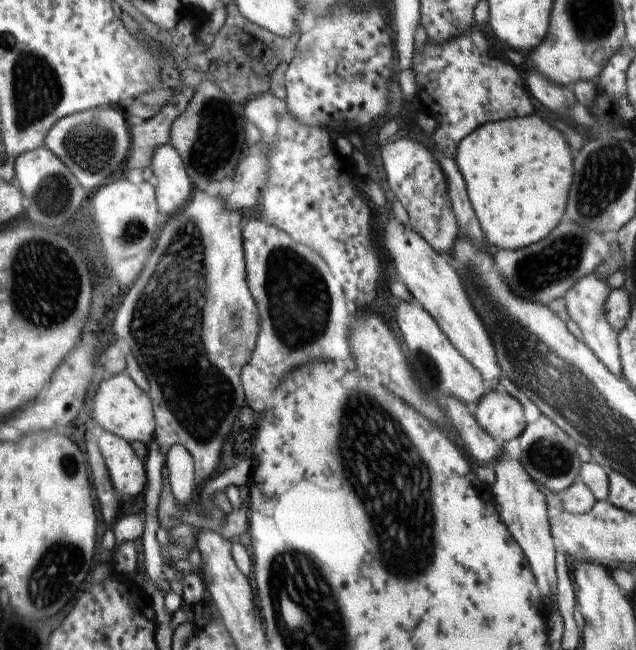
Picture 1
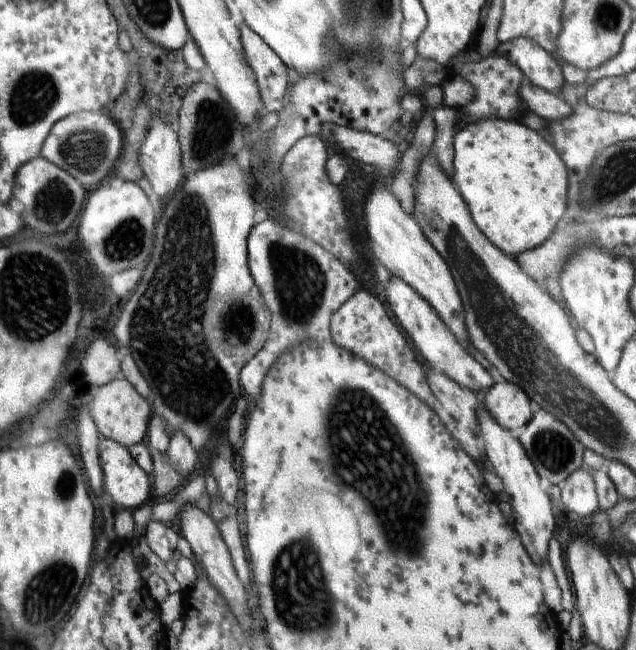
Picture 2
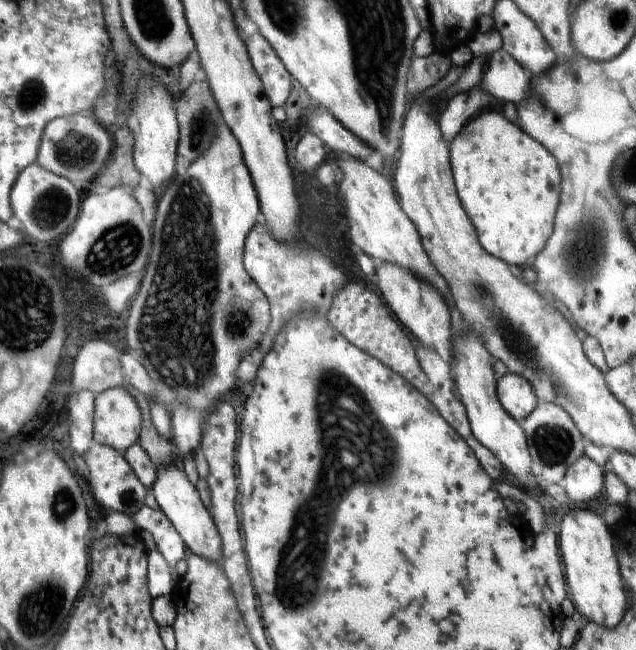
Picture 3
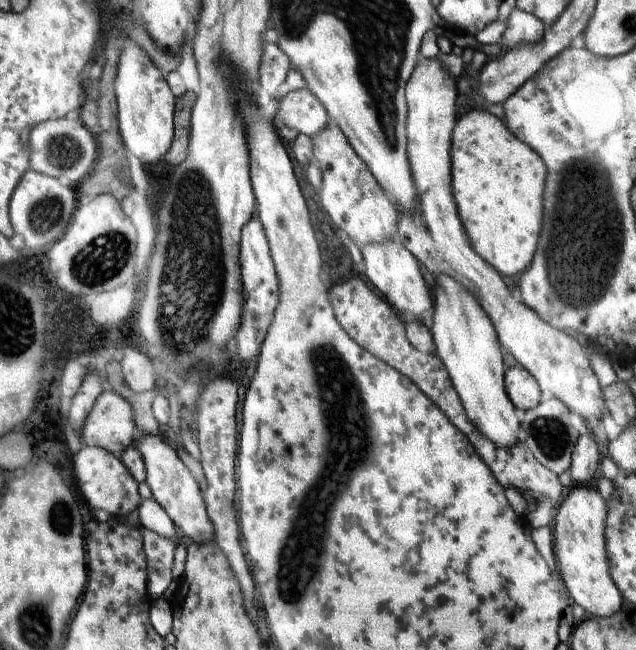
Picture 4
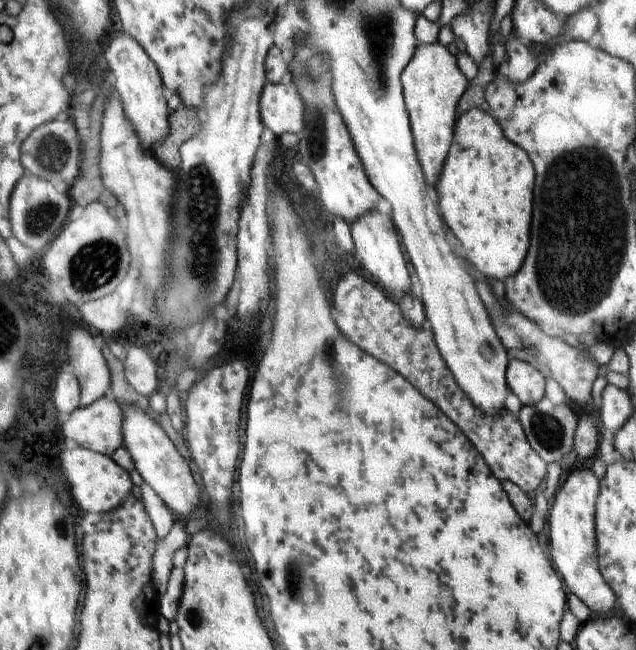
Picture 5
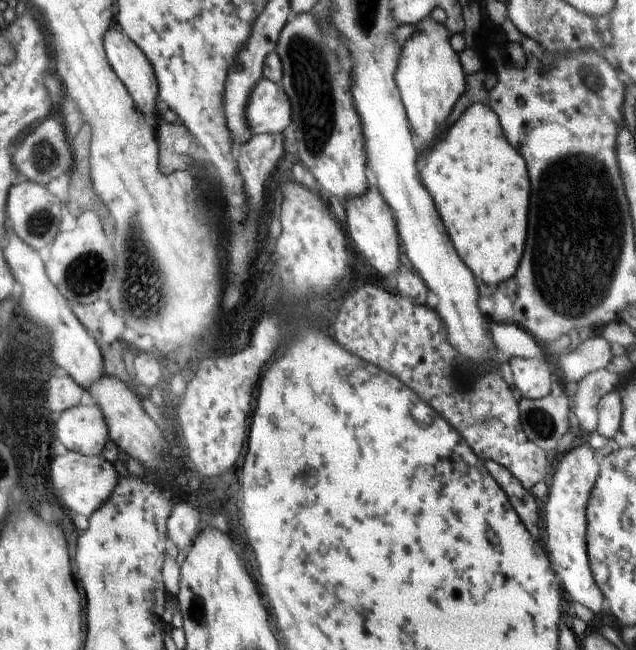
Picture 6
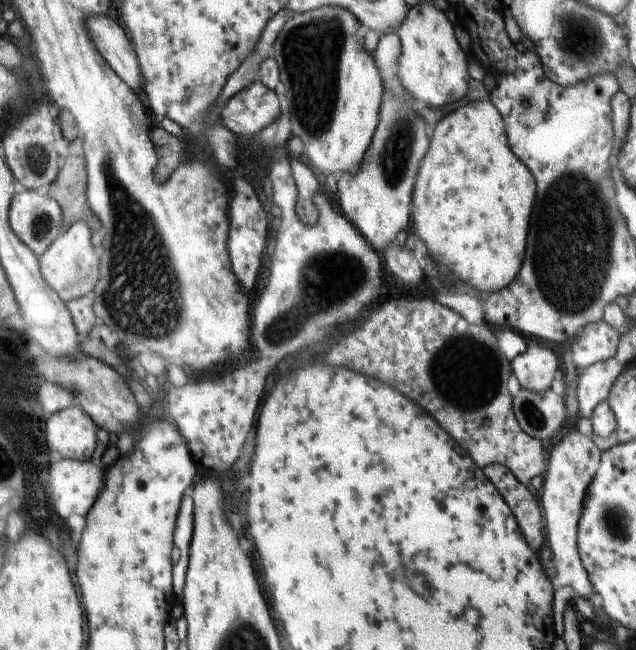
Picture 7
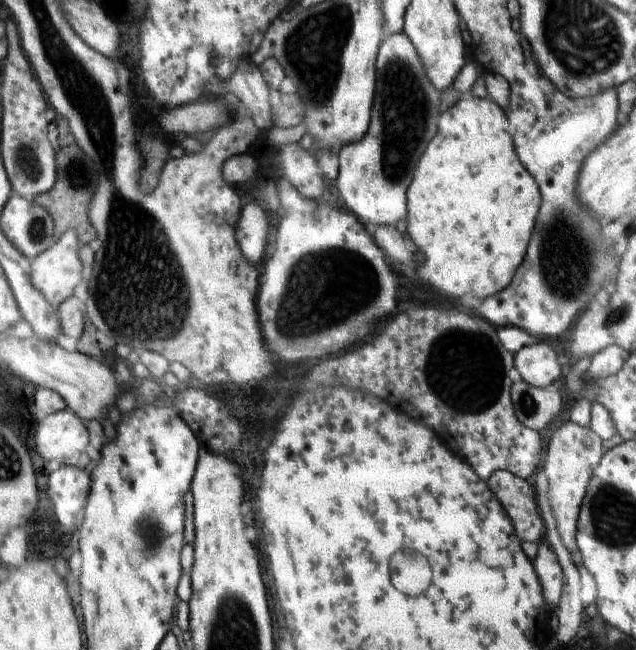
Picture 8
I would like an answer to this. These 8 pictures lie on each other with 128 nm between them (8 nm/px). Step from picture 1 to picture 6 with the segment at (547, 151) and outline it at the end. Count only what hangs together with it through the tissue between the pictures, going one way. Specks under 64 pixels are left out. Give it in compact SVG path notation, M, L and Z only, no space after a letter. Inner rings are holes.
M474 103L469 106L450 128L438 138L430 152L424 155L426 161L420 173L420 182L432 196L432 202L444 223L456 254L470 268L477 280L494 289L501 282L510 280L516 274L526 240L528 222L528 194L530 180L524 158L508 144L498 115L490 106Z

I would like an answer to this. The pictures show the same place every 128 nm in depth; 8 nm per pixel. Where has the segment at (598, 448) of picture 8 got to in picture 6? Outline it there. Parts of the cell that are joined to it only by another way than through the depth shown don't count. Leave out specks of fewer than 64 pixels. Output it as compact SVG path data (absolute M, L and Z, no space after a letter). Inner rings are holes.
M581 444L571 447L562 454L550 483L550 492L541 505L541 511L546 518L546 532L548 532L547 556L556 576L560 579L567 599L590 608L592 612L600 612L604 595L594 582L590 562L588 562L588 552L586 552L586 528L588 528L586 506L600 470L600 459L595 451L596 448L593 446Z

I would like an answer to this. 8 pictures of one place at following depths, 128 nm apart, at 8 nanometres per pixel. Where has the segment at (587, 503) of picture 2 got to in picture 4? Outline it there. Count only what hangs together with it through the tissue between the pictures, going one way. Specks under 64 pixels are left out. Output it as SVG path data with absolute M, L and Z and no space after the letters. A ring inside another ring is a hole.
M580 435L574 446L571 465L568 469L573 485L591 485L592 478L596 476L596 470L600 466L601 459L598 445L593 436Z

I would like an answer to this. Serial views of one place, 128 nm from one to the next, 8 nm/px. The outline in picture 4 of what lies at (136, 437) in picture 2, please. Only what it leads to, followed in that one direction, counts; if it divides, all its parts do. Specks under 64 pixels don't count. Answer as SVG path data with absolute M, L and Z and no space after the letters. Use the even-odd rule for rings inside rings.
M106 387L96 399L81 436L84 445L106 449L119 458L137 435L132 405Z

